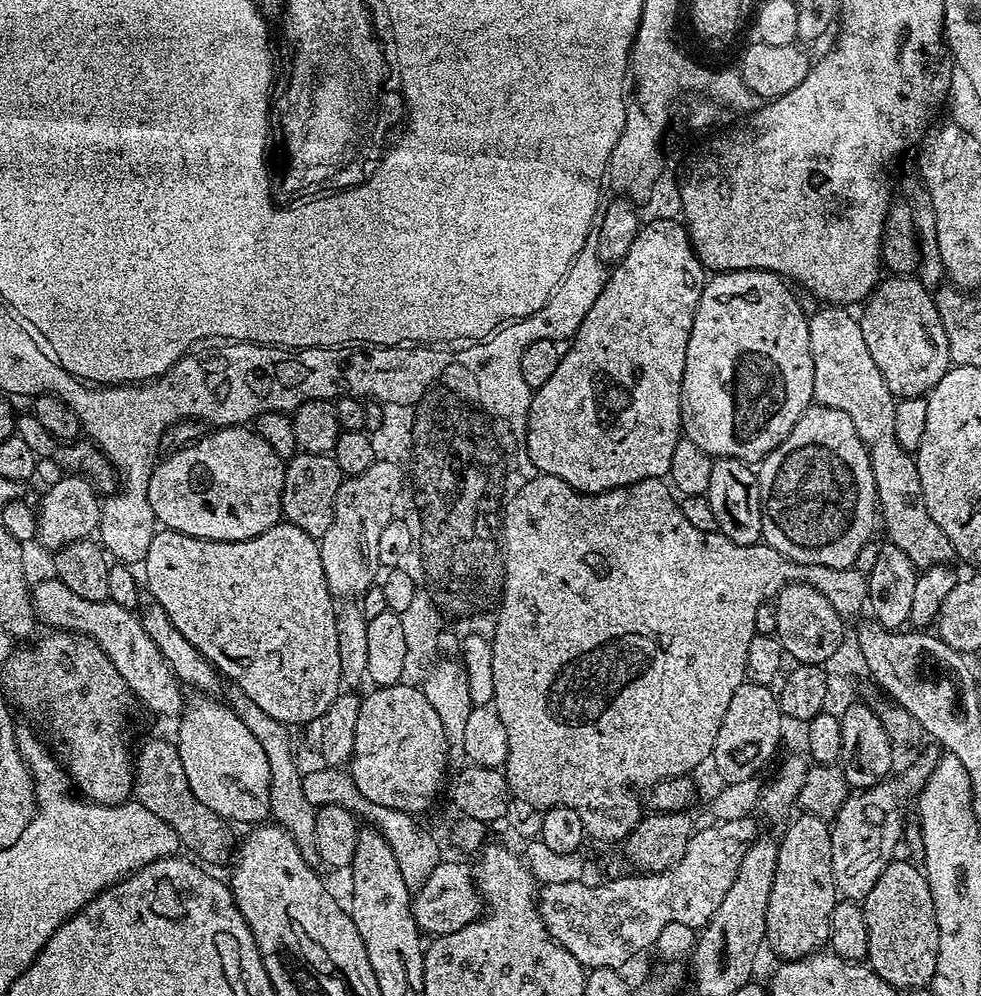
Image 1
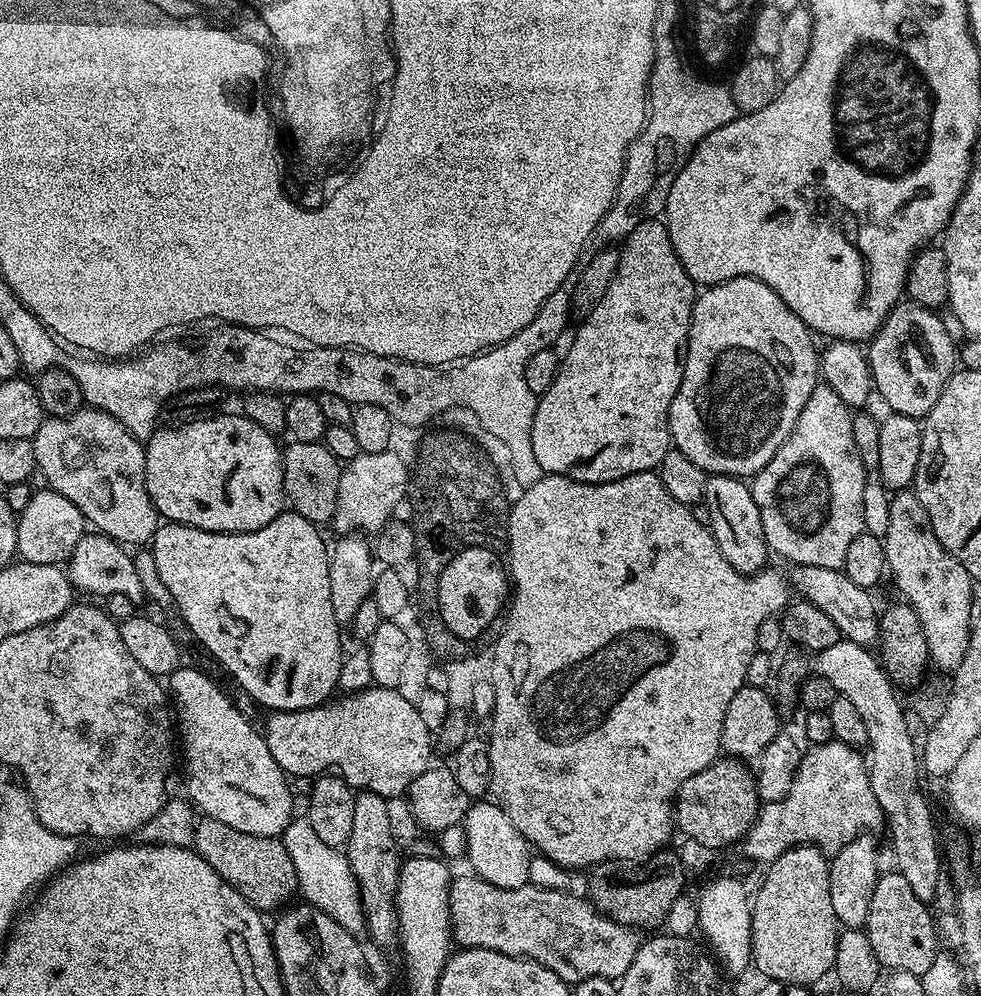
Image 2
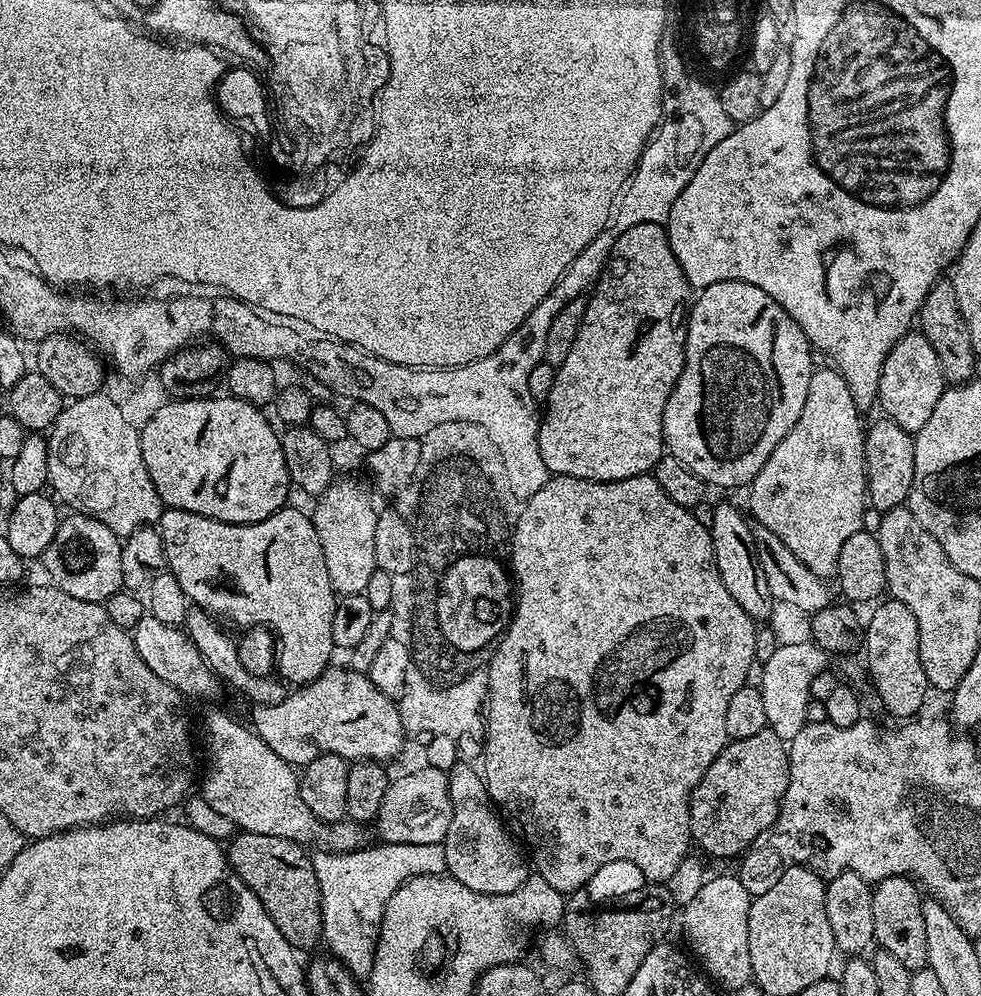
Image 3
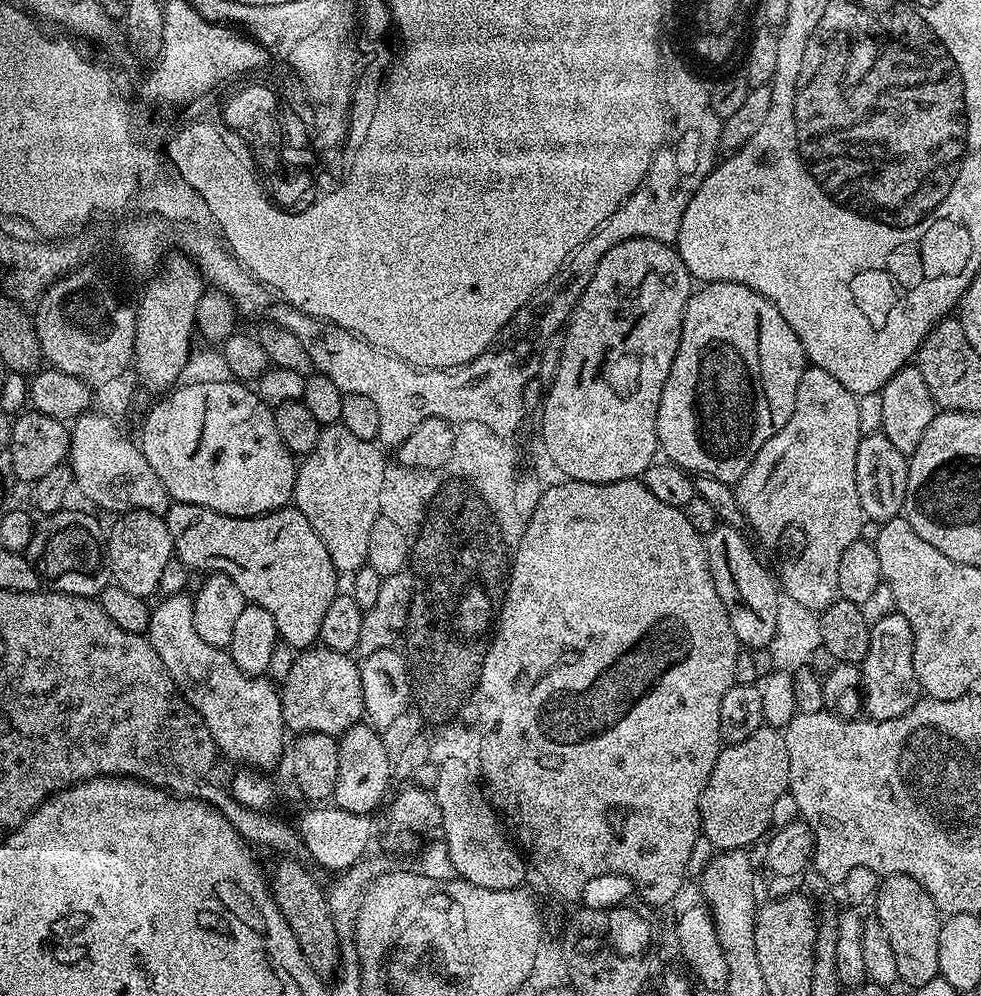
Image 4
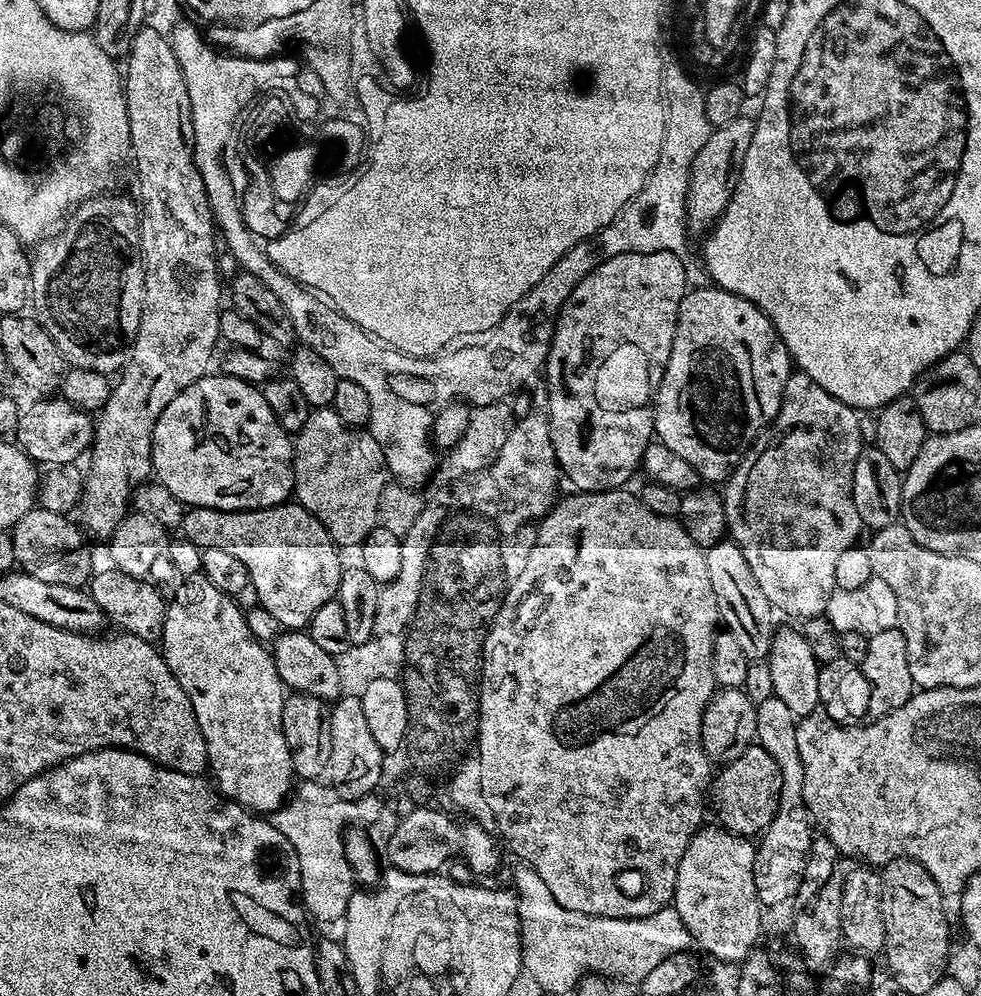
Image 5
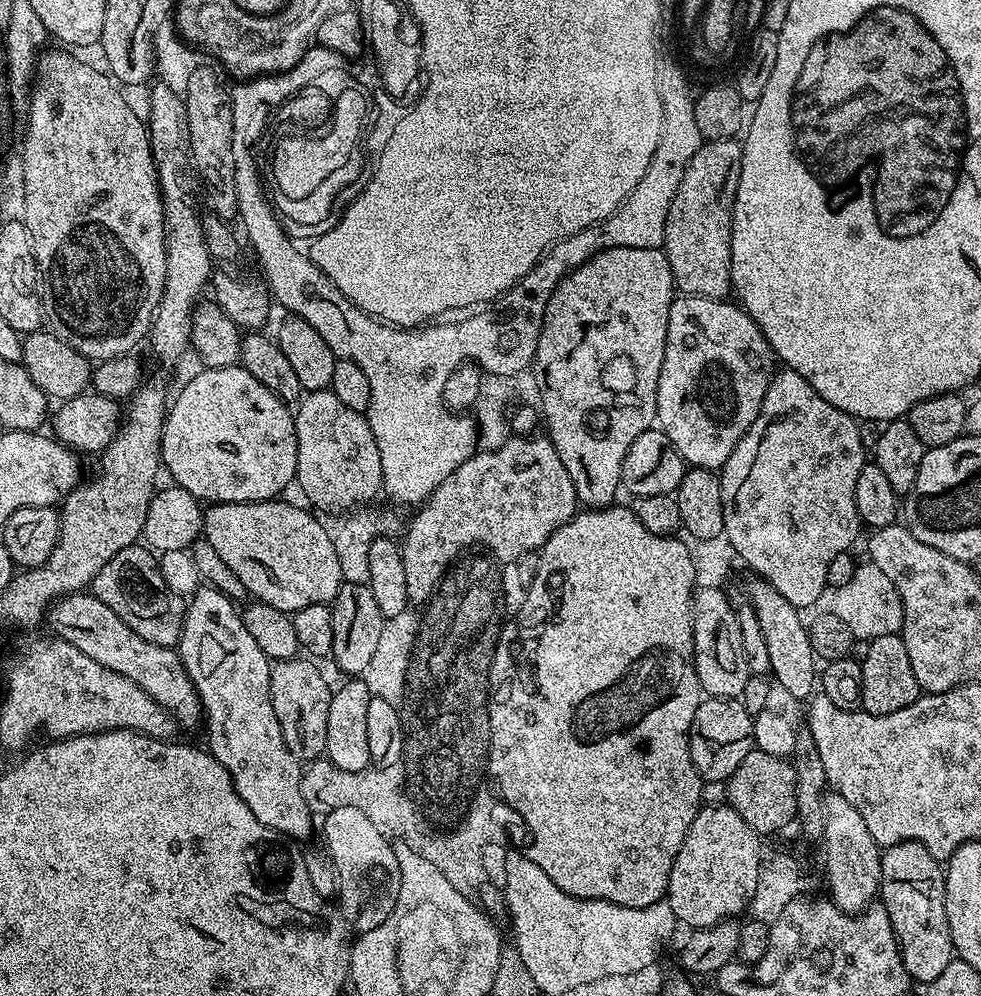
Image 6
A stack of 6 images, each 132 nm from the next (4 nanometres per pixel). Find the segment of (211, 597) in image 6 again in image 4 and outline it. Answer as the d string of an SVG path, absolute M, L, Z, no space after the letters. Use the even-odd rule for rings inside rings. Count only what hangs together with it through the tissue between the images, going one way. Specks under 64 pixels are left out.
M180 594L165 595L160 605L151 609L152 617L148 623L147 638L158 650L158 658L162 658L162 666L170 670L178 690L200 712L200 717L206 722L210 734L216 743L217 753L224 756L236 766L247 766L252 770L268 770L280 759L286 756L286 721L284 711L280 705L281 693L271 679L261 676L247 676L231 660L231 654L224 648L215 648L207 643L194 628L194 614L192 613L193 597Z

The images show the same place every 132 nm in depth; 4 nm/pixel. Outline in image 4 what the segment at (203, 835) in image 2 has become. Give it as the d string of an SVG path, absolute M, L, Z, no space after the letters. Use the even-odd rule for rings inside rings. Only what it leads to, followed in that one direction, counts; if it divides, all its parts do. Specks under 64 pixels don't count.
M280 858L270 876L270 891L282 918L294 930L294 938L310 966L321 978L337 975L341 963L342 938L336 929L337 917L329 904L325 889L320 889L315 878L296 861L296 858Z

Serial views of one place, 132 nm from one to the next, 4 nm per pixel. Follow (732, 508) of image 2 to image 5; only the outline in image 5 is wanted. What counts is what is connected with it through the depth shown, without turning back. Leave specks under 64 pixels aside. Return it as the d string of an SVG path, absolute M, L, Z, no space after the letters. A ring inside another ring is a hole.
M725 538L721 540L713 548L707 549L706 570L710 570L710 586L714 586L714 598L718 602L718 610L720 611L723 627L727 631L732 632L734 638L738 638L742 650L746 650L749 661L767 661L770 654L770 646L772 645L772 633L774 631L774 623L772 624L774 609L772 603L766 598L766 594L762 594L762 590L758 586L754 574L750 574L750 565L746 563L746 557L742 554L742 550L737 544L732 543L731 539Z

